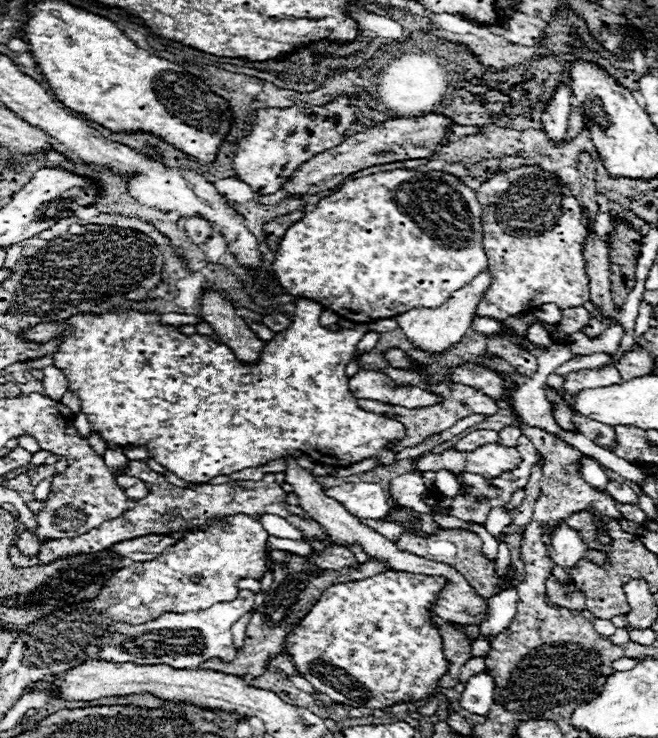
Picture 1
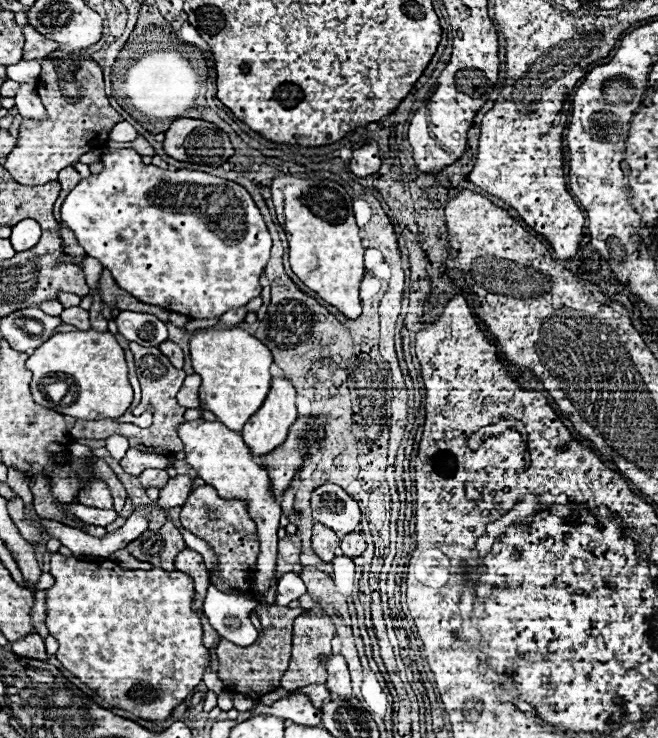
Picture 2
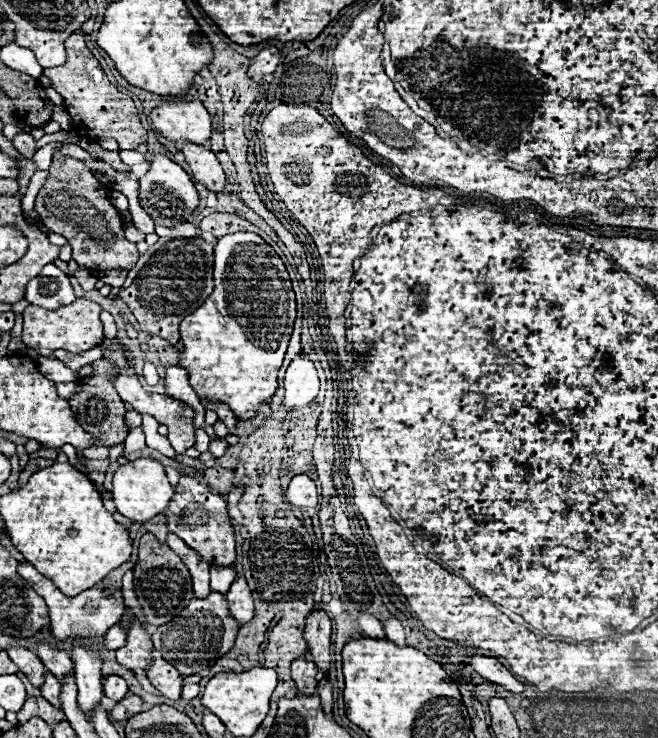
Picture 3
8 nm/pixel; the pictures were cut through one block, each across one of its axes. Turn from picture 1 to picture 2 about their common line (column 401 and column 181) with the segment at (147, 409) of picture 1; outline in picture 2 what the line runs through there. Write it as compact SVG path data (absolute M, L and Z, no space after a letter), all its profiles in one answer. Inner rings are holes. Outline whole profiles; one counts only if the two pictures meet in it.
M202 418L192 422L182 422L178 426L178 434L184 442L184 454L188 466L196 472L198 478L202 478L206 484L214 486L218 490L220 498L226 500L244 500L248 514L258 524L258 536L260 536L260 558L256 566L256 578L254 578L254 590L256 600L260 604L274 604L276 598L276 584L274 578L276 570L276 530L278 530L278 518L282 514L280 500L272 494L268 472L256 464L252 458L248 446L242 442L242 436L234 430L228 430L222 422L206 422Z

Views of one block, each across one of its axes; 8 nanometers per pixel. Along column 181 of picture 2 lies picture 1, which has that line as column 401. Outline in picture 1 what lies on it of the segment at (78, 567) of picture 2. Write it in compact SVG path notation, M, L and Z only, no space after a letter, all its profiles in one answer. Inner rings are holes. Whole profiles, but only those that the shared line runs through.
M382 572L382 574L374 574L370 578L364 580L354 580L354 582L346 582L346 584L334 584L330 588L324 590L324 594L318 598L318 602L312 606L310 614L306 614L306 618L302 618L302 622L298 626L294 626L294 630L286 636L286 652L292 660L292 664L298 670L298 676L306 678L312 688L318 694L328 696L334 702L340 704L348 704L352 708L368 708L368 710L386 710L394 704L404 704L404 702L418 702L418 700L426 700L432 698L438 690L438 680L448 672L450 662L444 656L444 642L440 636L440 628L438 624L432 624L434 620L434 602L438 602L438 596L442 592L442 588L446 586L446 578L430 578L430 576L422 576L422 574L410 574L410 572Z

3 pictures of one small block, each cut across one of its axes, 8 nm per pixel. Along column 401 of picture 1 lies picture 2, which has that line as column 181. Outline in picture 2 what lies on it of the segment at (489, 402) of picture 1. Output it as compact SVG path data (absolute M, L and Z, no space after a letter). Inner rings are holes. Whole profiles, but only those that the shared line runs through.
M130 342L130 350L134 354L136 360L136 374L140 378L142 384L142 398L140 404L132 410L134 416L140 416L148 406L152 406L152 414L154 414L154 422L148 428L138 428L136 424L130 422L112 422L112 420L96 420L96 422L84 422L84 420L76 420L74 428L70 430L72 438L108 438L112 434L120 434L126 436L130 440L132 448L148 450L148 452L156 452L156 454L176 454L182 450L182 440L176 434L176 426L180 422L184 422L184 406L180 406L176 402L176 392L180 390L186 372L178 370L170 364L170 360L158 350L158 348L144 348L136 342Z

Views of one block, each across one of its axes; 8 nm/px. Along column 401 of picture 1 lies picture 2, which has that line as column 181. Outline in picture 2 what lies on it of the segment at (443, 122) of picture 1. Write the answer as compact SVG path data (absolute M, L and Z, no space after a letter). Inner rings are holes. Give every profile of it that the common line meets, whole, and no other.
M178 118L166 130L164 152L180 162L192 162L192 156L234 156L234 148L218 126L196 118Z

